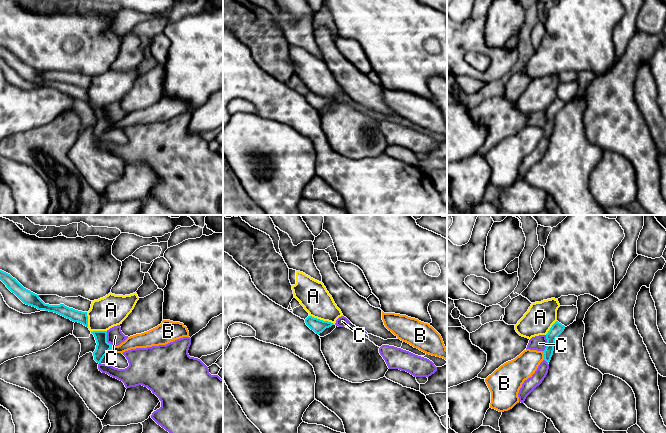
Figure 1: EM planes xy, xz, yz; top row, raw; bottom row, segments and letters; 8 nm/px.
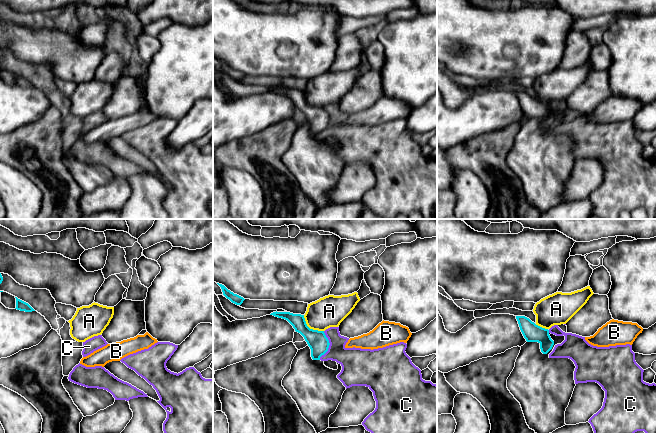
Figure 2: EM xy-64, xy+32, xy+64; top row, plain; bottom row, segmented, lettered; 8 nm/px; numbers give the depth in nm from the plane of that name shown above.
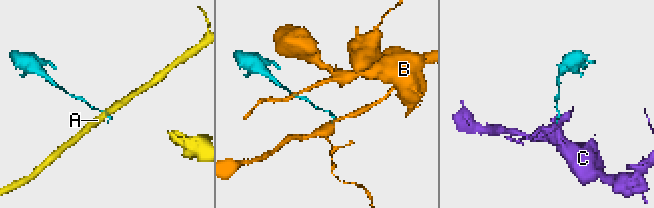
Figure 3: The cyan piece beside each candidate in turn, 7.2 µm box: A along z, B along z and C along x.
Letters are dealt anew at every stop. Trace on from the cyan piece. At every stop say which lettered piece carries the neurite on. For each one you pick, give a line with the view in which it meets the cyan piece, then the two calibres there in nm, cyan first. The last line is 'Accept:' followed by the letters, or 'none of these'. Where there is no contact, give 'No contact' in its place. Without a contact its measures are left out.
Accept: none of these

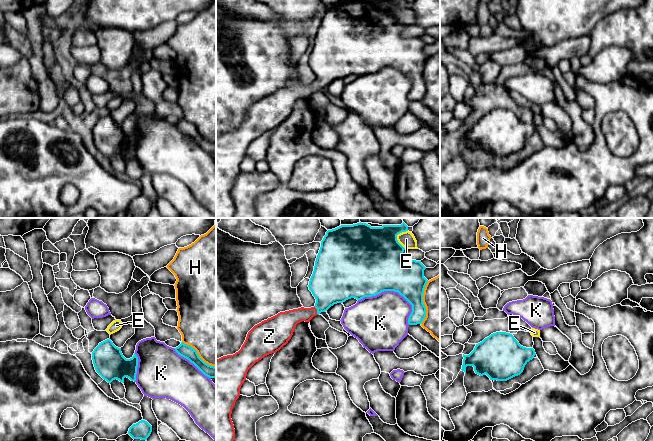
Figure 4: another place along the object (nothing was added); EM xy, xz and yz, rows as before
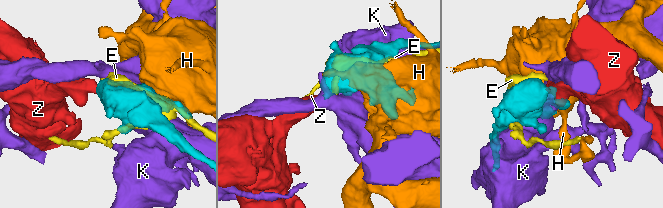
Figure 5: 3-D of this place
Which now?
Z: Touches cyan in xz. Thickness 340 nm (cyan) against 150 nm
Accept: Z

